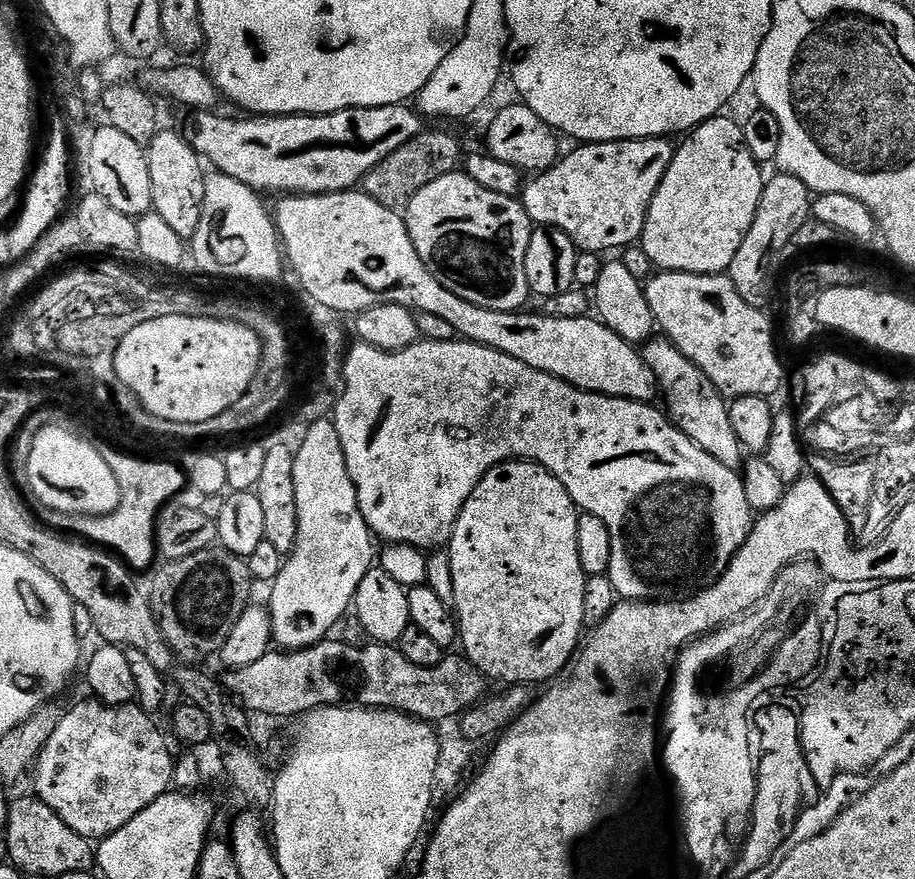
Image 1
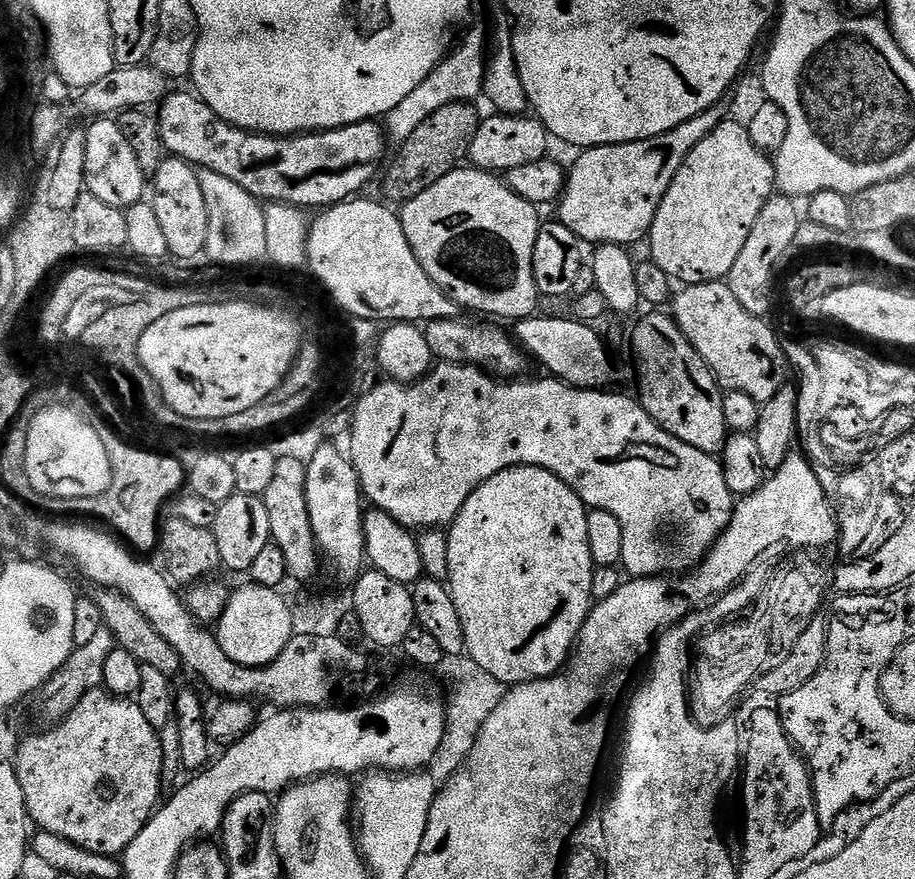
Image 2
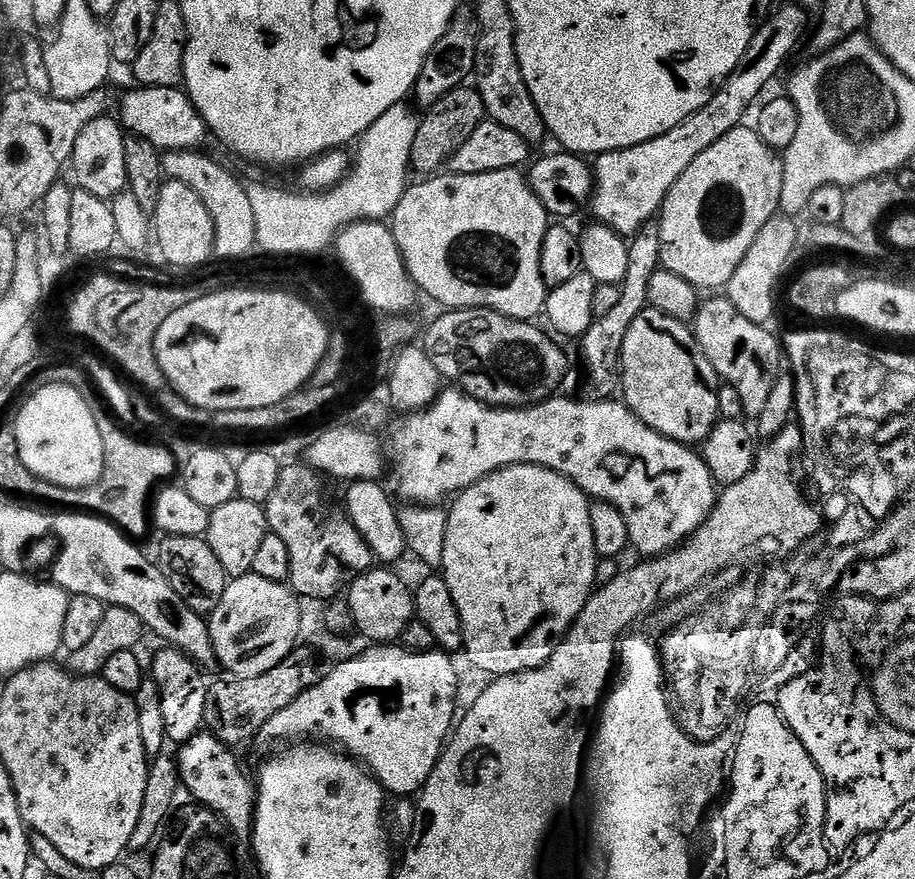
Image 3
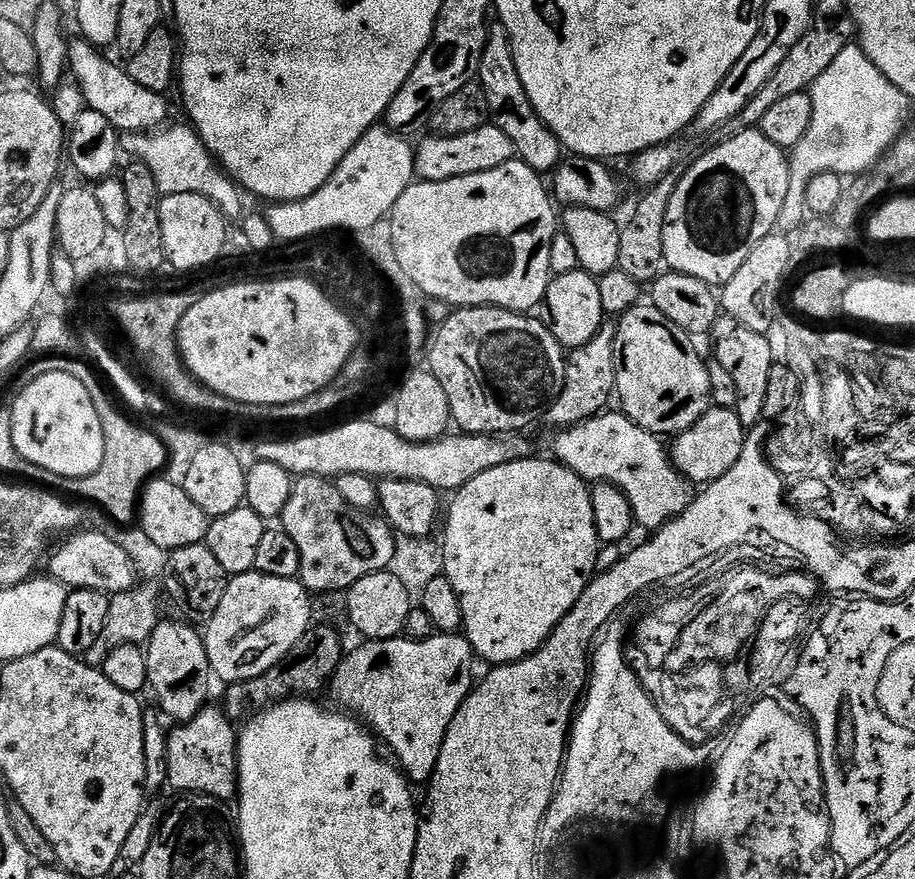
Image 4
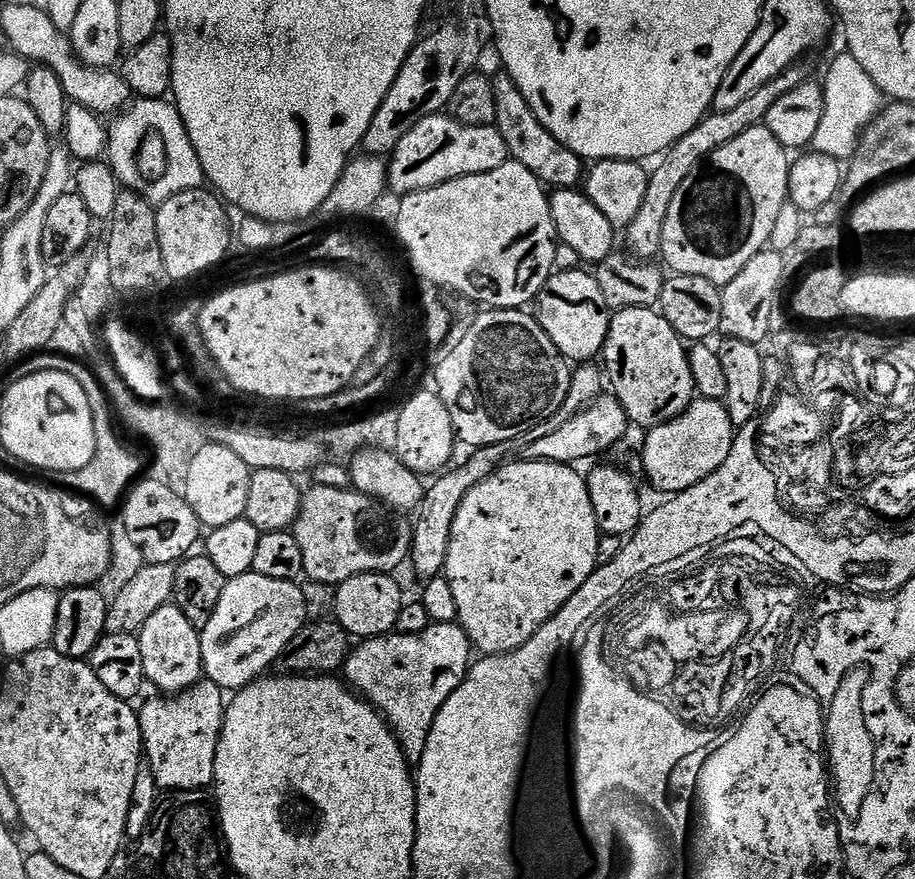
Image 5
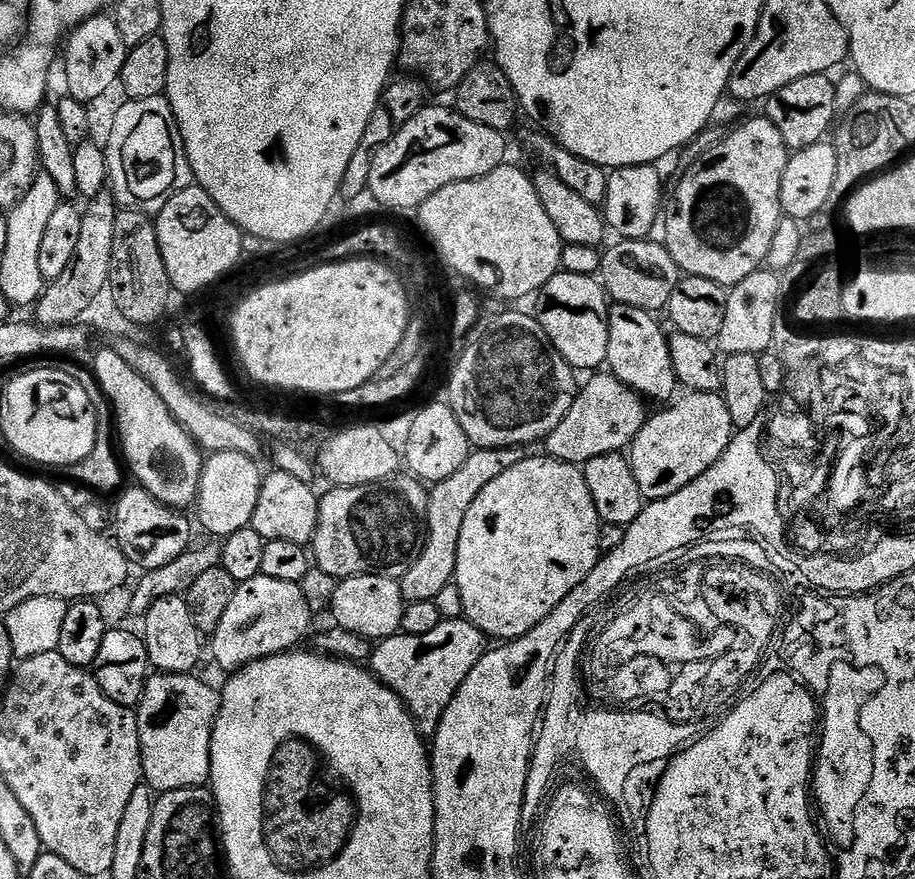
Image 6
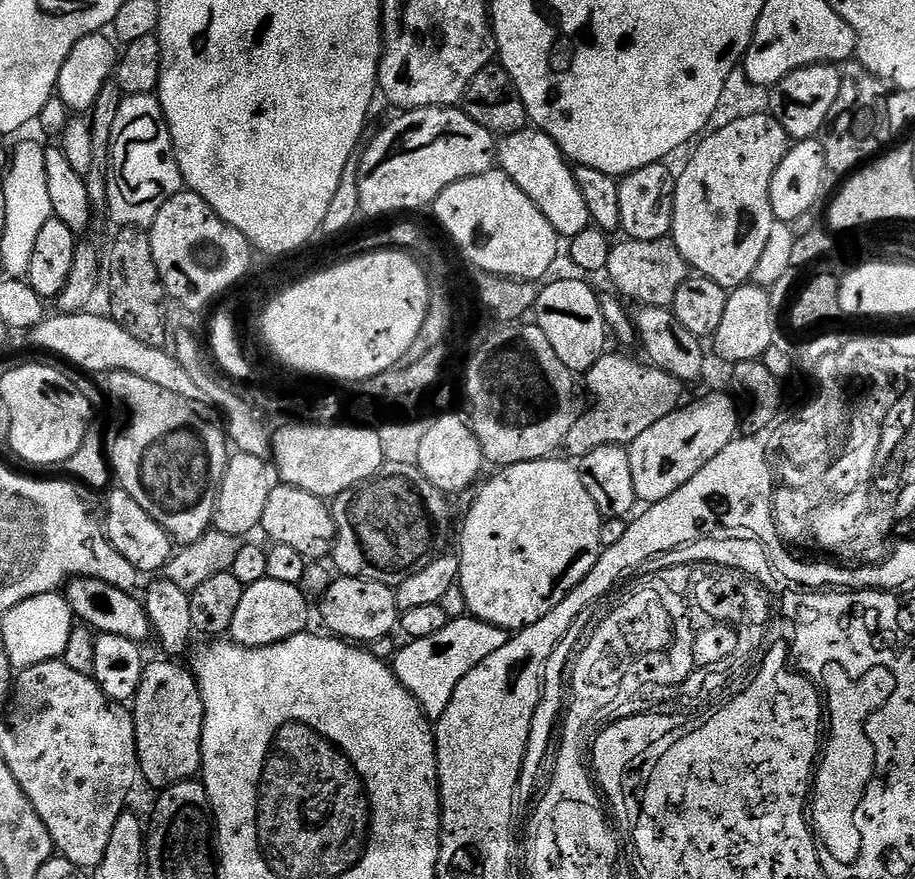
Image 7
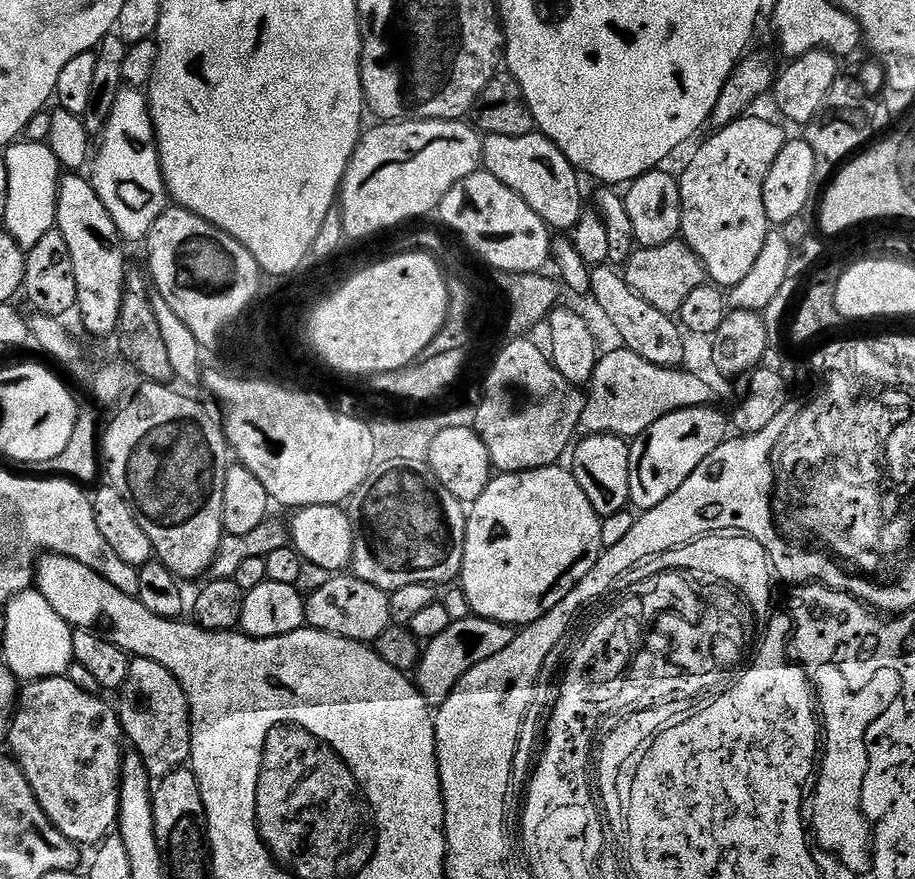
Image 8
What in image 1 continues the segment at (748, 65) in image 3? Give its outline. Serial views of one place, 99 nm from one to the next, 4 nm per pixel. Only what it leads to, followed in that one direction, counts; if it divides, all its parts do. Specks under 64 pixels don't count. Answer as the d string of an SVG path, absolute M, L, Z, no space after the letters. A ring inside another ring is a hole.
M655 136L654 138L646 138L645 140L619 140L618 142L602 142L601 144L586 144L581 143L572 153L561 155L557 160L556 165L552 168L547 168L545 172L539 173L535 178L523 185L522 188L522 203L526 214L532 219L533 225L543 226L545 228L557 228L562 230L566 234L570 234L572 241L576 243L577 249L580 252L592 252L597 254L605 254L604 252L612 252L617 250L623 250L629 246L635 245L639 241L640 236L644 232L646 226L646 214L648 213L648 207L650 202L654 198L654 194L658 190L658 186L662 182L662 178L666 174L666 170L670 166L670 162L674 158L676 148L671 139L663 136Z

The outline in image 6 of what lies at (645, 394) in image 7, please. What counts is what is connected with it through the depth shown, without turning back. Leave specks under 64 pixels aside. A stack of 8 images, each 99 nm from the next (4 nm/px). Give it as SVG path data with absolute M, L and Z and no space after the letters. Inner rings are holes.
M593 375L593 380L577 391L574 399L567 405L560 425L553 428L546 437L546 452L552 459L583 466L590 458L598 458L602 454L623 453L642 430L646 419L645 401L617 376L600 375Z

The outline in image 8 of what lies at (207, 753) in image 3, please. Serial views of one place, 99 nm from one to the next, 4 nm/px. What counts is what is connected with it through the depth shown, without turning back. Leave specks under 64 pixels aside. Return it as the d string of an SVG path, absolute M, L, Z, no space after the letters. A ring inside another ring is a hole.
M132 660L130 674L118 689L118 715L127 743L140 753L149 777L160 781L163 776L185 767L192 758L192 721L188 699L174 674L153 660Z

